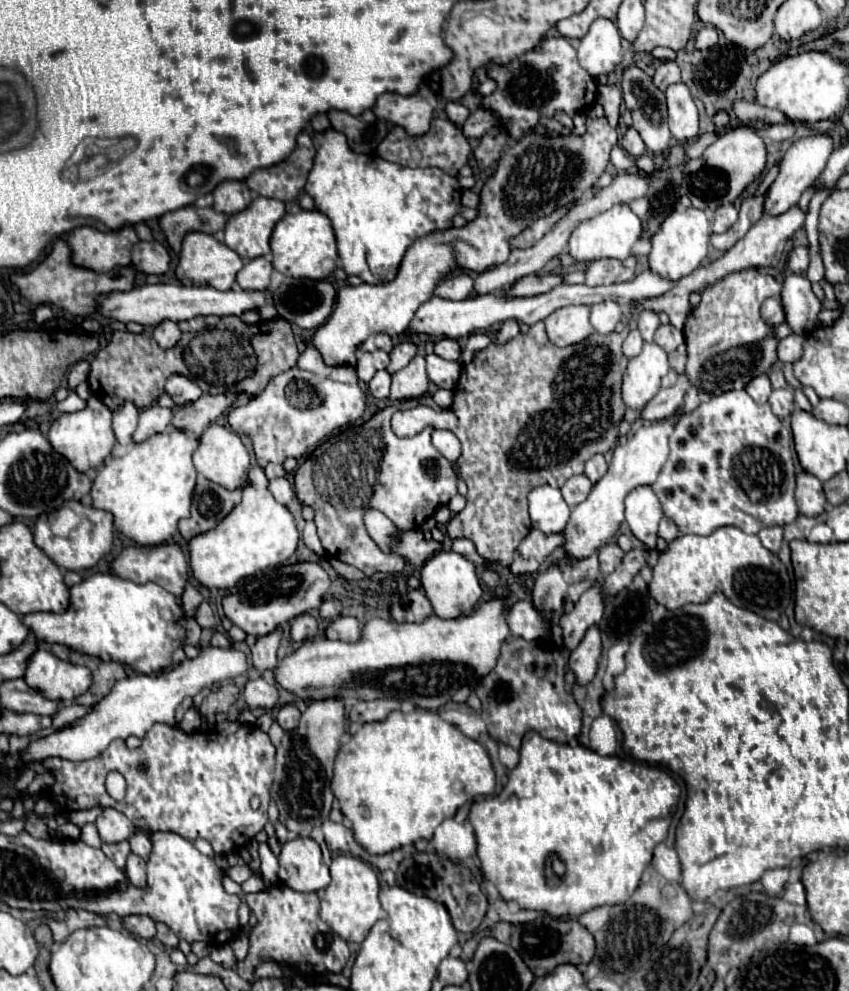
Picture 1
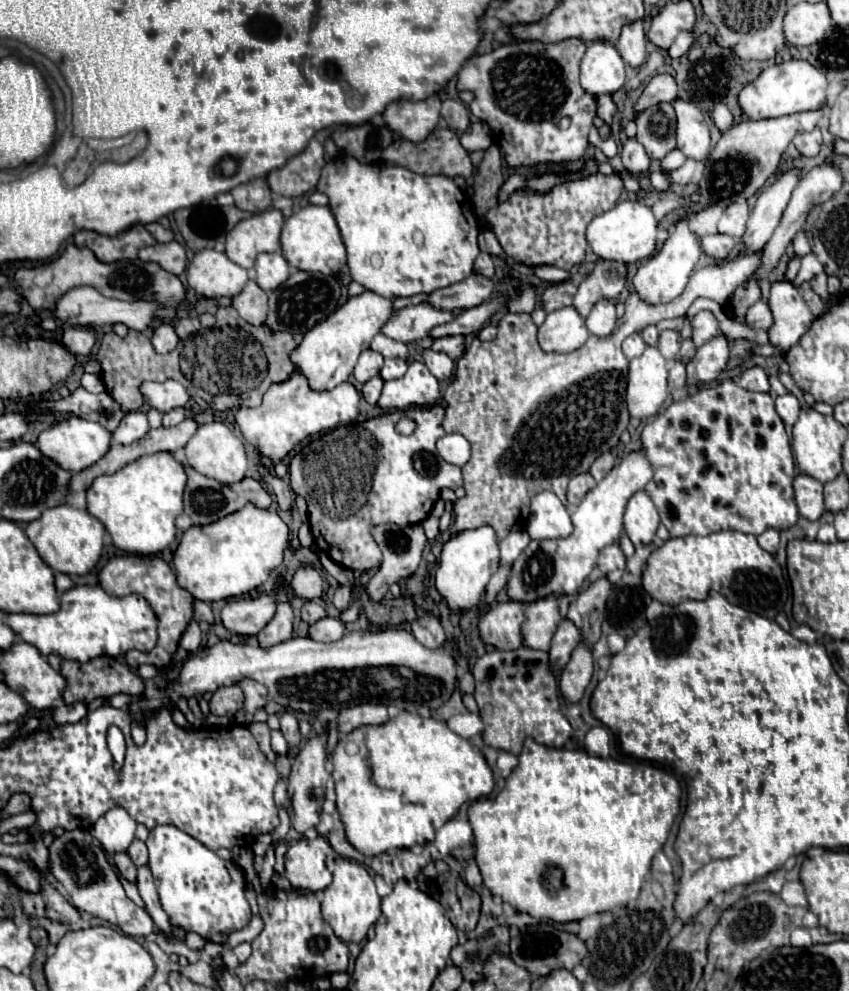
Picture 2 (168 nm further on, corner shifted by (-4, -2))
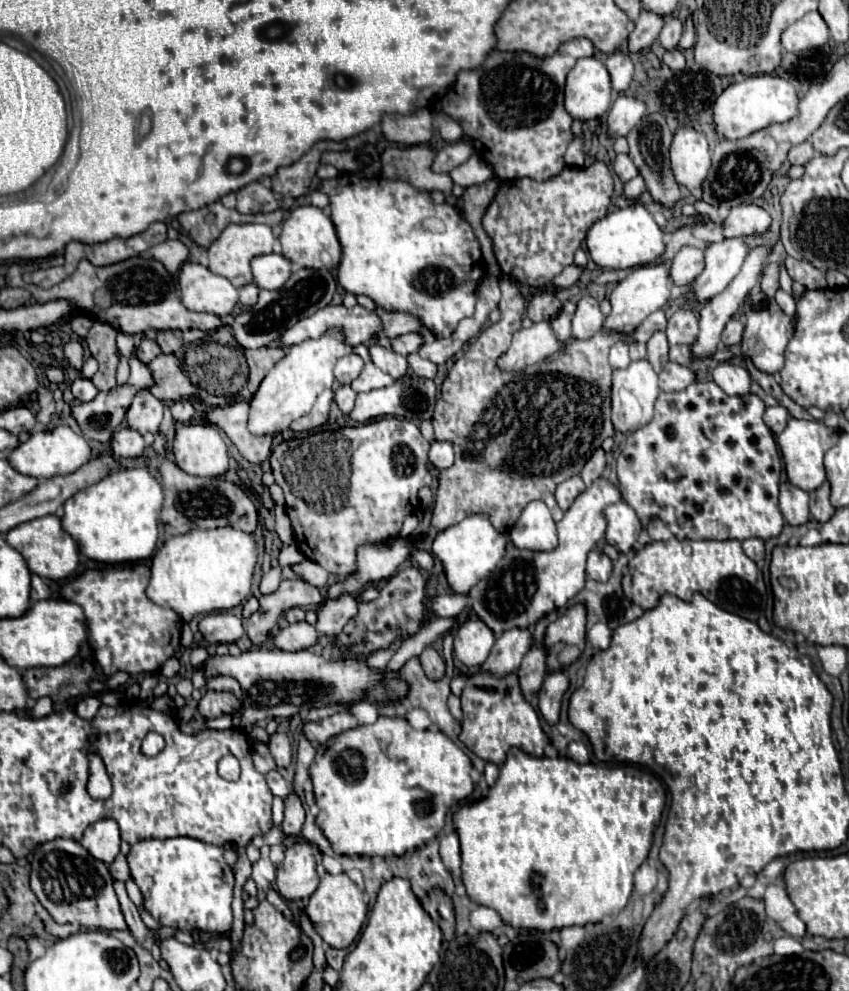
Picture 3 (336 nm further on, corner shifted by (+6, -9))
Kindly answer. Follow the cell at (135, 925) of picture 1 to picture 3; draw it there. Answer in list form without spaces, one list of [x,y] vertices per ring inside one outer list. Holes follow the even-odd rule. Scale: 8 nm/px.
[[[54,839],[42,843],[30,863],[30,887],[38,901],[48,909],[56,923],[80,923],[90,929],[126,929],[120,903],[112,889],[112,877],[108,867],[90,857],[90,853],[72,839]]]

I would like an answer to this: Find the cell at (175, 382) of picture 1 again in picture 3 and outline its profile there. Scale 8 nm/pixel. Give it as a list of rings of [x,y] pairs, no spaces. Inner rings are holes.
[[[142,391],[134,397],[128,413],[126,413],[126,421],[128,427],[138,431],[138,433],[156,433],[162,421],[162,413],[164,413],[164,403],[160,399],[156,399],[150,391]]]

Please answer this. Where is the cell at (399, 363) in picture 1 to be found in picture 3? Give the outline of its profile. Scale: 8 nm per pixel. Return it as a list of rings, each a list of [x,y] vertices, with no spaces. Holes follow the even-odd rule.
[[[366,363],[364,369],[360,371],[360,375],[350,383],[350,387],[360,393],[360,391],[372,391],[372,389],[378,389],[378,387],[388,387],[392,385],[394,379],[386,373],[382,373],[374,363]]]

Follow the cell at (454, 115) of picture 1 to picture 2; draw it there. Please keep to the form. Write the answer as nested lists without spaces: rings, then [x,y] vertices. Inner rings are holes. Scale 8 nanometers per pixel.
[[[444,100],[442,102],[442,116],[452,130],[464,132],[470,124],[470,110],[460,100]]]

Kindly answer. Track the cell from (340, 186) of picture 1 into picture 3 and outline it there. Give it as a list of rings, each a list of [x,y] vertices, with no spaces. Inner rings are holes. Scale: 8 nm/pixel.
[[[338,175],[336,179],[328,179],[328,181],[322,181],[320,185],[320,191],[326,191],[326,195],[330,197],[330,217],[334,221],[334,227],[336,227],[336,233],[338,233],[338,239],[342,241],[342,261],[340,261],[340,267],[338,267],[338,283],[348,291],[348,293],[354,293],[354,295],[366,295],[370,297],[378,307],[386,309],[386,311],[402,311],[402,313],[410,313],[414,317],[420,319],[420,323],[424,327],[428,327],[434,337],[450,337],[456,329],[456,325],[464,319],[464,317],[470,317],[474,313],[474,303],[476,303],[476,289],[478,285],[482,283],[482,277],[486,273],[486,267],[482,263],[482,255],[480,255],[480,245],[468,225],[468,221],[458,213],[456,207],[448,205],[448,203],[442,203],[442,205],[436,205],[432,203],[430,195],[426,191],[418,191],[414,187],[410,187],[408,183],[404,181],[390,181],[390,179],[362,179],[362,177],[354,177],[354,175]]]

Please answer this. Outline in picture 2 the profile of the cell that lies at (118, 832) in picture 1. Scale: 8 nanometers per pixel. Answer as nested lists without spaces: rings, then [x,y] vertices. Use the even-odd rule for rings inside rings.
[[[120,806],[108,810],[108,814],[98,818],[98,822],[92,828],[92,836],[100,840],[104,850],[108,850],[110,854],[126,852],[134,840],[134,832],[136,822],[126,810],[120,810]]]

